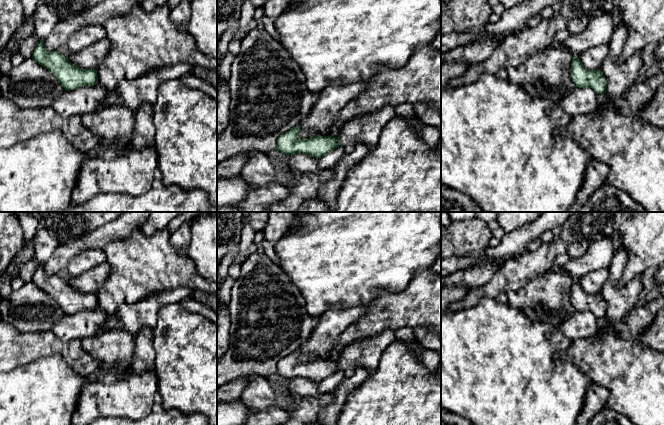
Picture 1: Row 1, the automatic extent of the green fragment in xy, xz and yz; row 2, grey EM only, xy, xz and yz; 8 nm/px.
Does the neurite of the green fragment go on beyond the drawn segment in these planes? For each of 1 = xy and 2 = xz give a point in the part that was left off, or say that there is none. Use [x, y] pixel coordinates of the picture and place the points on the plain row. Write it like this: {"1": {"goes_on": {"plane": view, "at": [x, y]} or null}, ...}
{"1": {"goes_on": null}, "2": {"goes_on": null}}

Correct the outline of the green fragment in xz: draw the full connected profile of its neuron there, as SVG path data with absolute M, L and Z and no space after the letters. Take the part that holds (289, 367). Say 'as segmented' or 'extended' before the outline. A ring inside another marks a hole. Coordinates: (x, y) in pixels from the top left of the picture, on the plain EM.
as segmented | M297 349L281 358L277 363L276 373L286 379L303 377L321 382L340 369L339 361L316 359L307 363L300 363L298 361L299 356L300 352Z

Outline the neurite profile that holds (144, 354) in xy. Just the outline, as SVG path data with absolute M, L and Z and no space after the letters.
M143 327L138 331L134 338L134 372L153 372L156 357L153 346L153 329Z

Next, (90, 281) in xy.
M104 262L78 276L72 277L68 283L80 292L97 294L110 273L111 267L109 263Z

